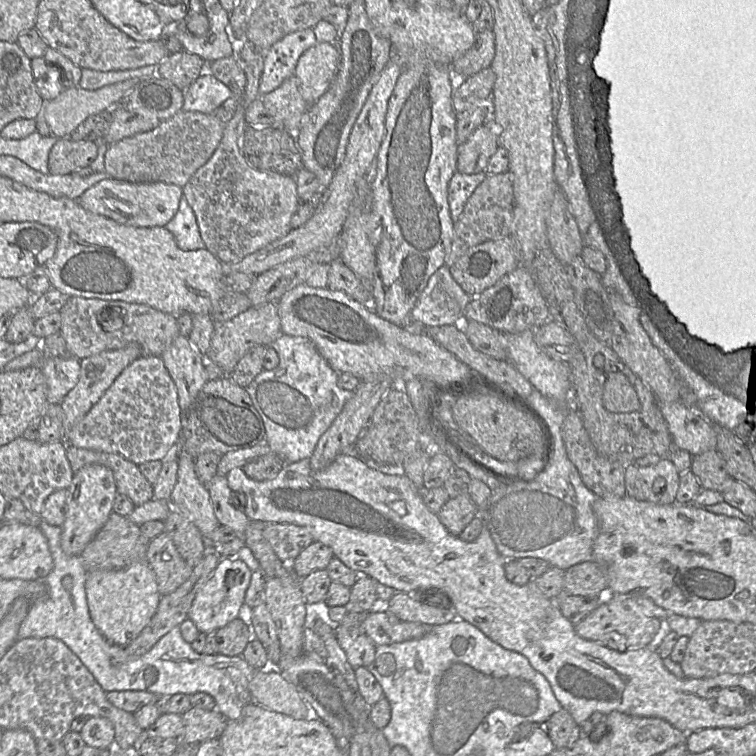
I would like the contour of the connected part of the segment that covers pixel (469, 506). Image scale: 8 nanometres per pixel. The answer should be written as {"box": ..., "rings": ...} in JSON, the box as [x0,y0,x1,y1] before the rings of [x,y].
{"box":[438,494,478,536],"rings":[[[469,494],[449,498],[438,513],[440,522],[454,536],[459,536],[477,516],[478,508]]]}

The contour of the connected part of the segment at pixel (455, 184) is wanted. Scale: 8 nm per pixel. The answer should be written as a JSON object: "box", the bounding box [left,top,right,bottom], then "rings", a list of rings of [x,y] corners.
{"box":[448,170,486,222],"rings":[[[485,170],[477,174],[455,172],[448,185],[448,203],[453,222],[459,219],[467,200],[486,175]]]}

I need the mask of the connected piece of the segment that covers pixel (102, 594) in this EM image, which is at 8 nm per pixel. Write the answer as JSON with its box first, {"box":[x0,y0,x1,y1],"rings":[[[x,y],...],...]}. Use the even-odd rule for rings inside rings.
{"box":[85,562,162,647],"rings":[[[147,562],[119,570],[92,570],[86,574],[85,592],[92,622],[112,644],[127,647],[148,625],[162,596],[156,576]]]}

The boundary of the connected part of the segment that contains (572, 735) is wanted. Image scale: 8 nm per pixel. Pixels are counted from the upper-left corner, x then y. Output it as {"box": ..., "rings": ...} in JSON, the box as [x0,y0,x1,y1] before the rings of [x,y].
{"box":[545,707,582,749],"rings":[[[563,707],[550,716],[545,728],[556,749],[572,746],[582,735],[580,726]]]}

